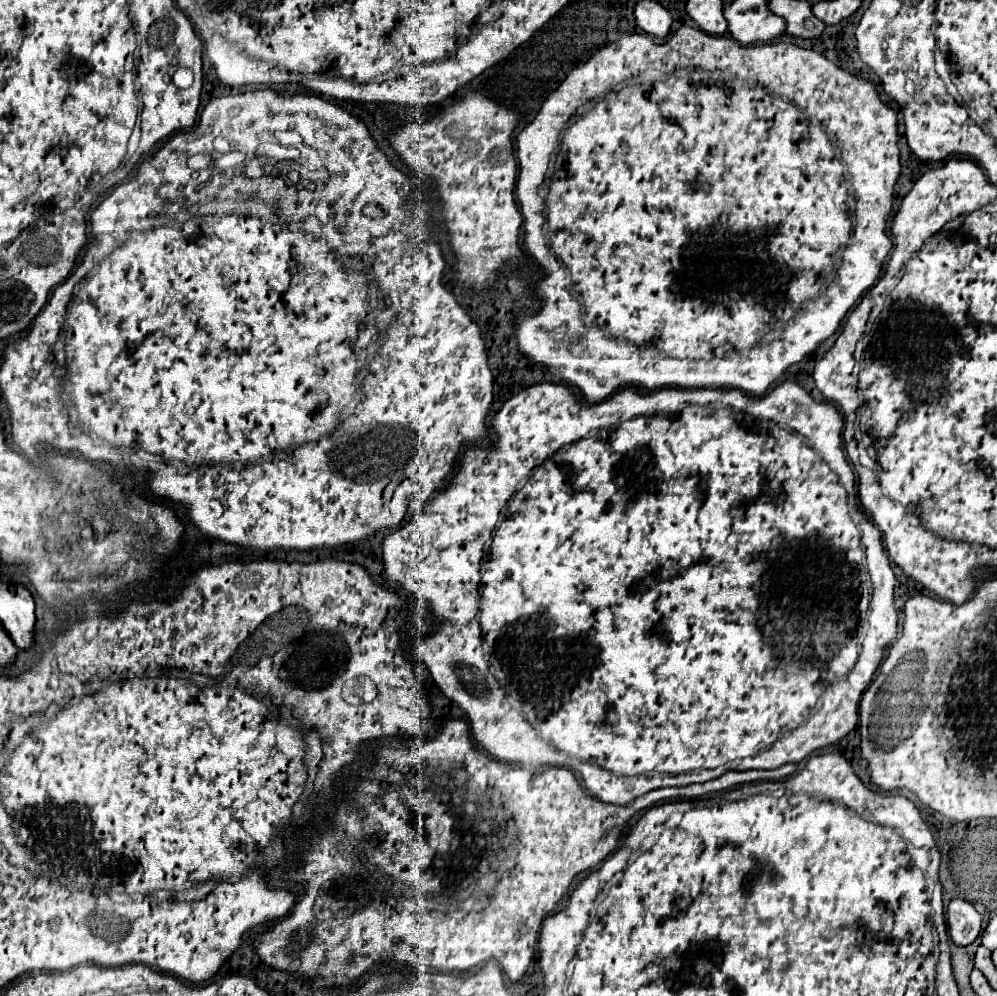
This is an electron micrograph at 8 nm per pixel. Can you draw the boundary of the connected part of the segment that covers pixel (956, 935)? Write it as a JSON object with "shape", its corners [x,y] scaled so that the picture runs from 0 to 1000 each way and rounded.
{"shape":[[[956,901],[950,909],[952,939],[958,949],[972,949],[984,935],[984,919],[976,907],[964,901]]]}

